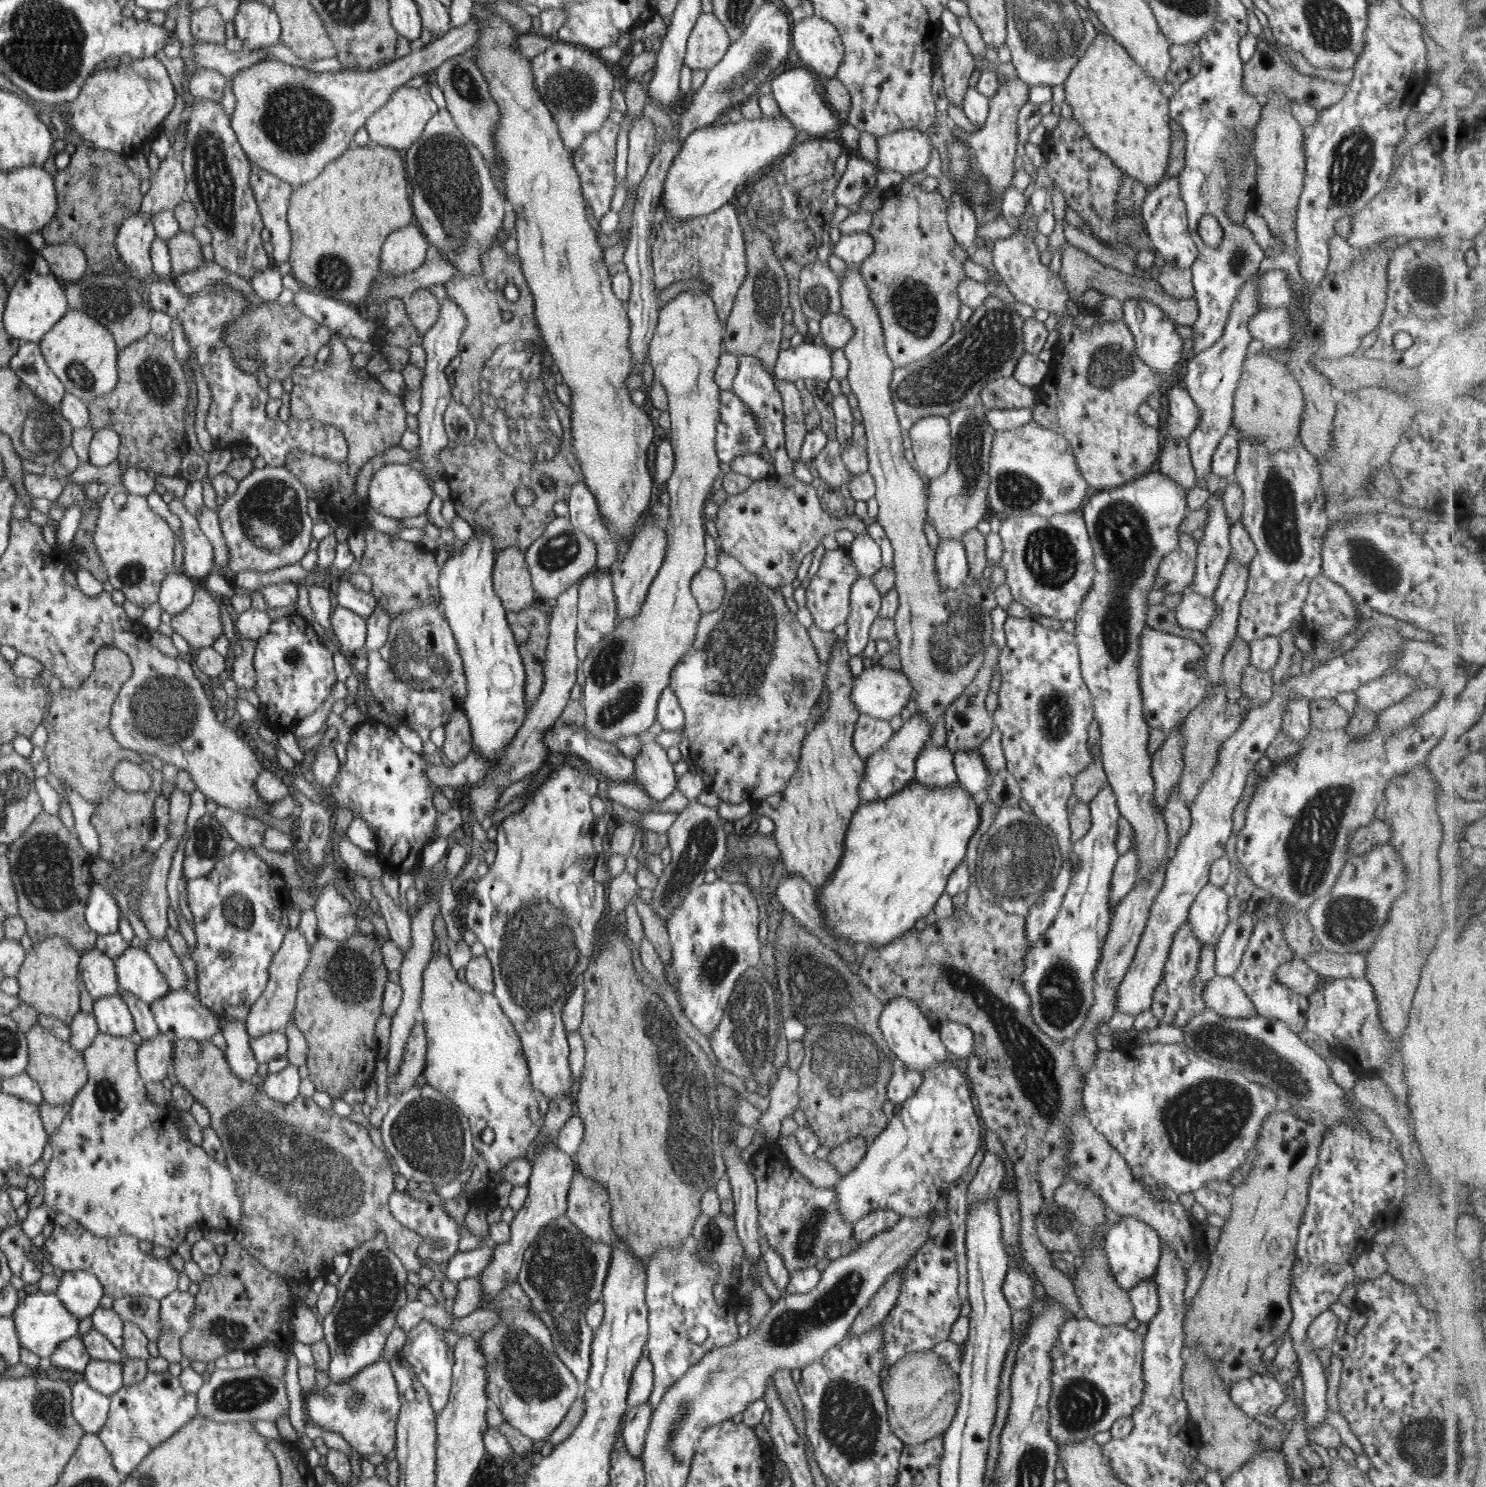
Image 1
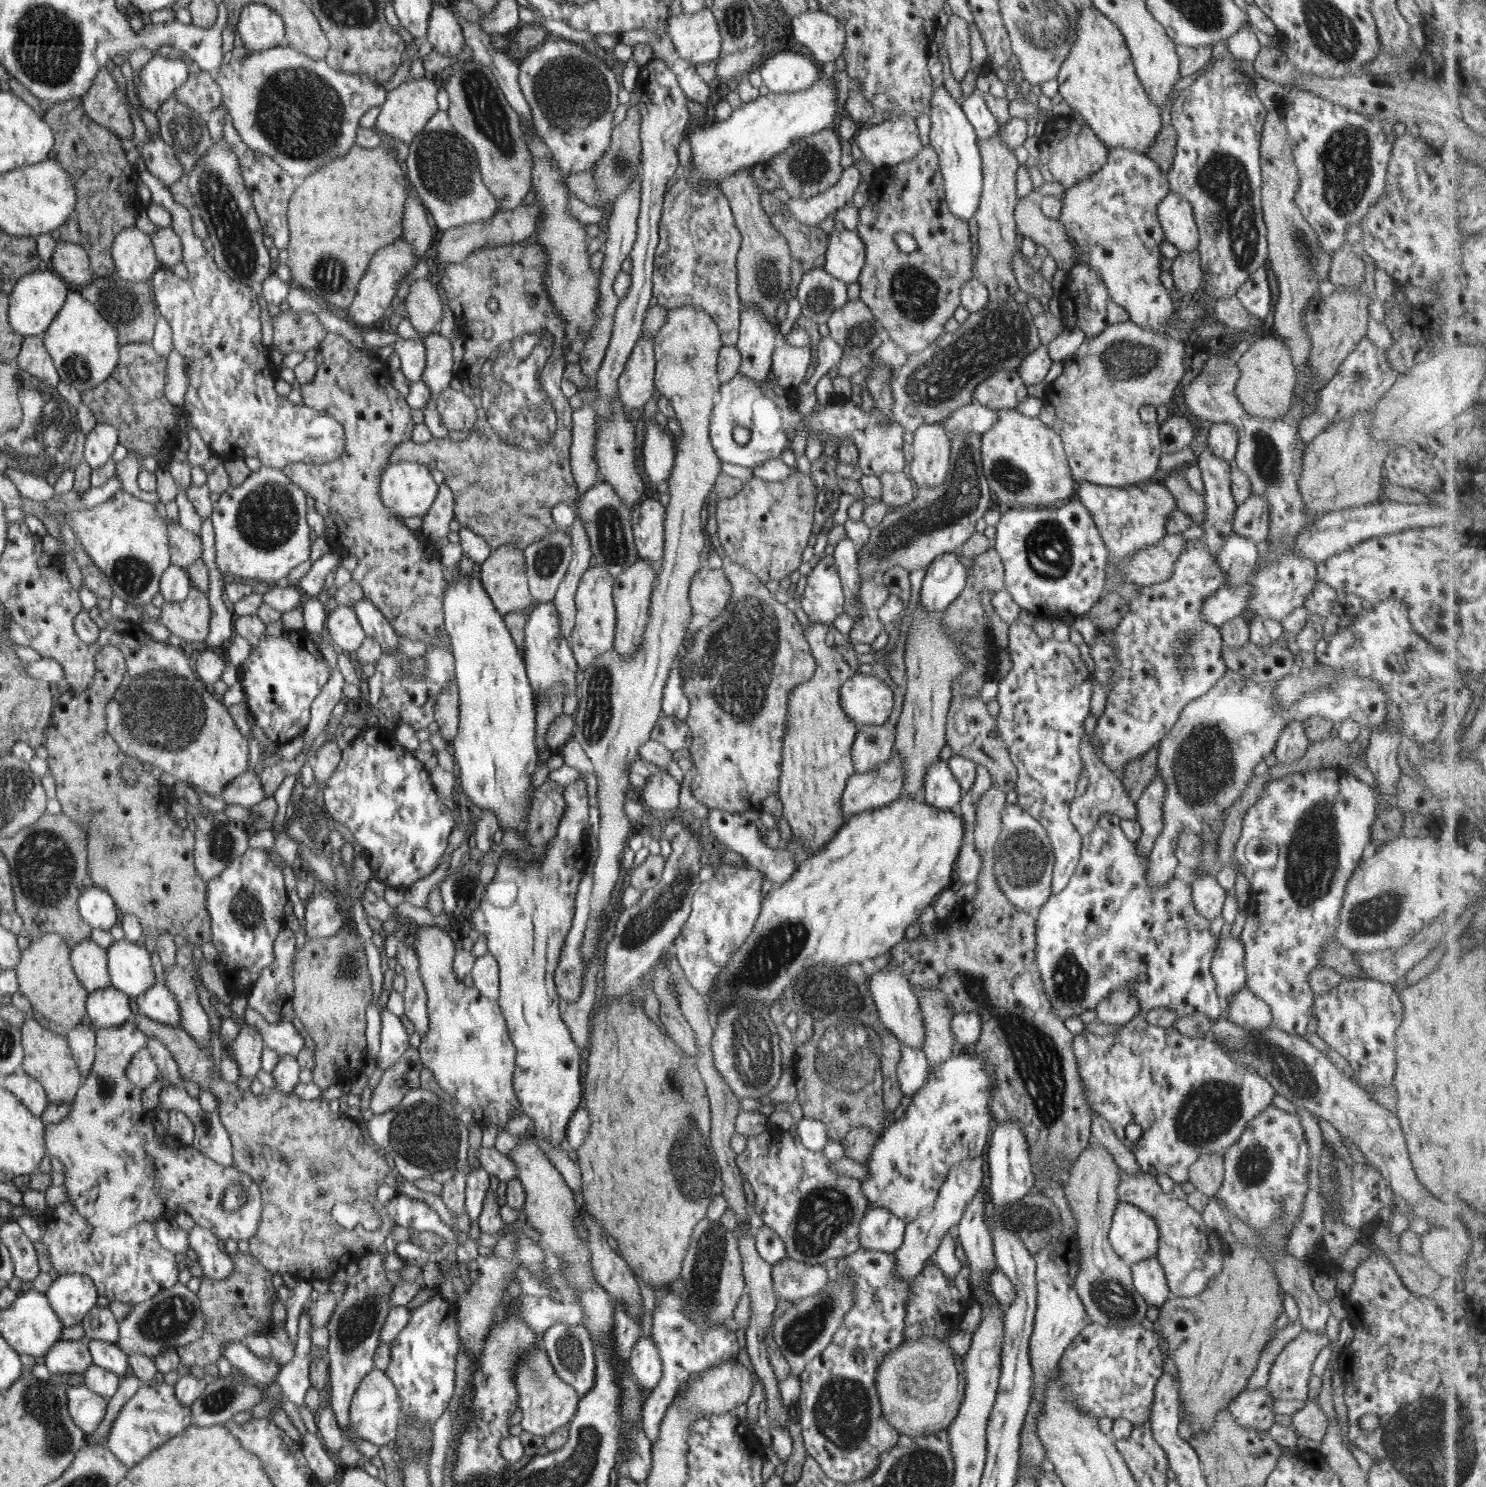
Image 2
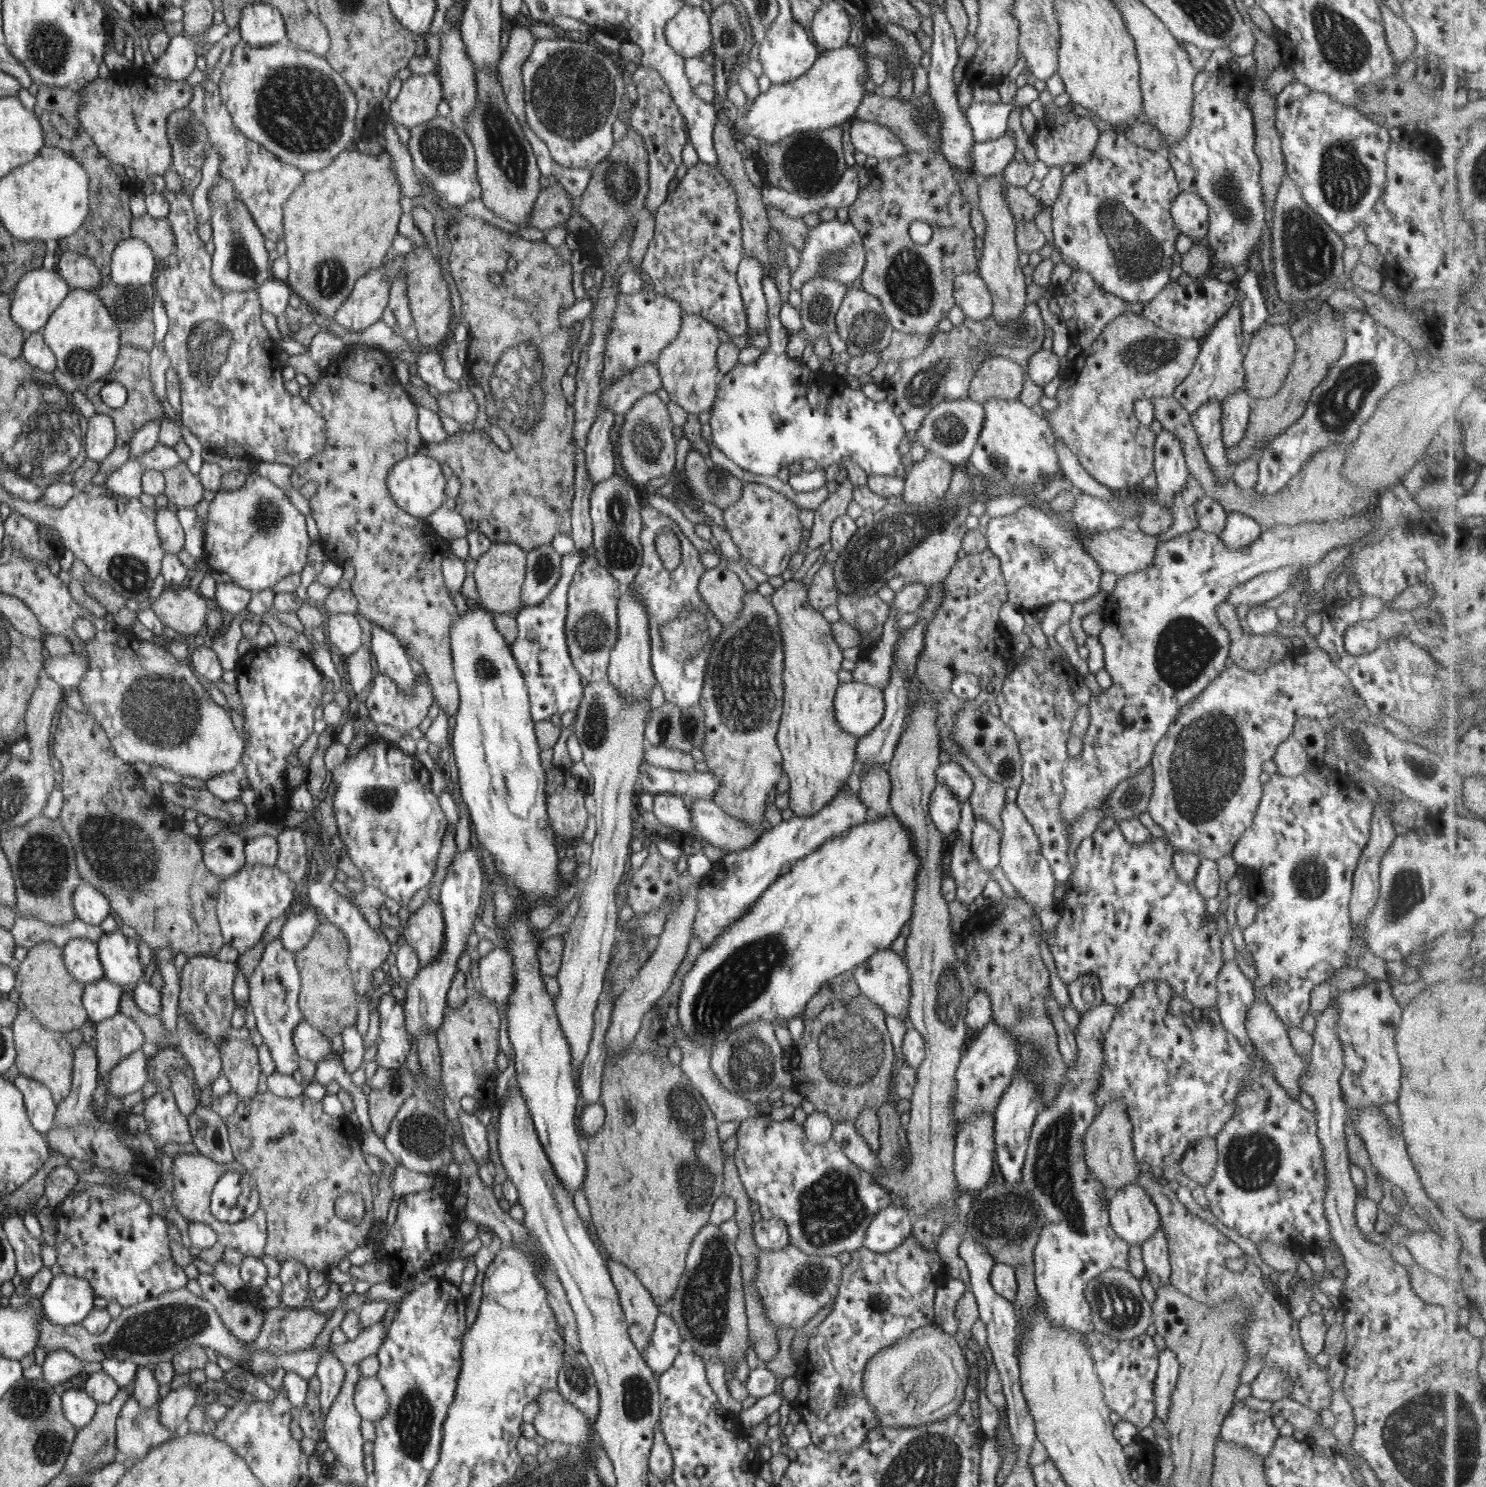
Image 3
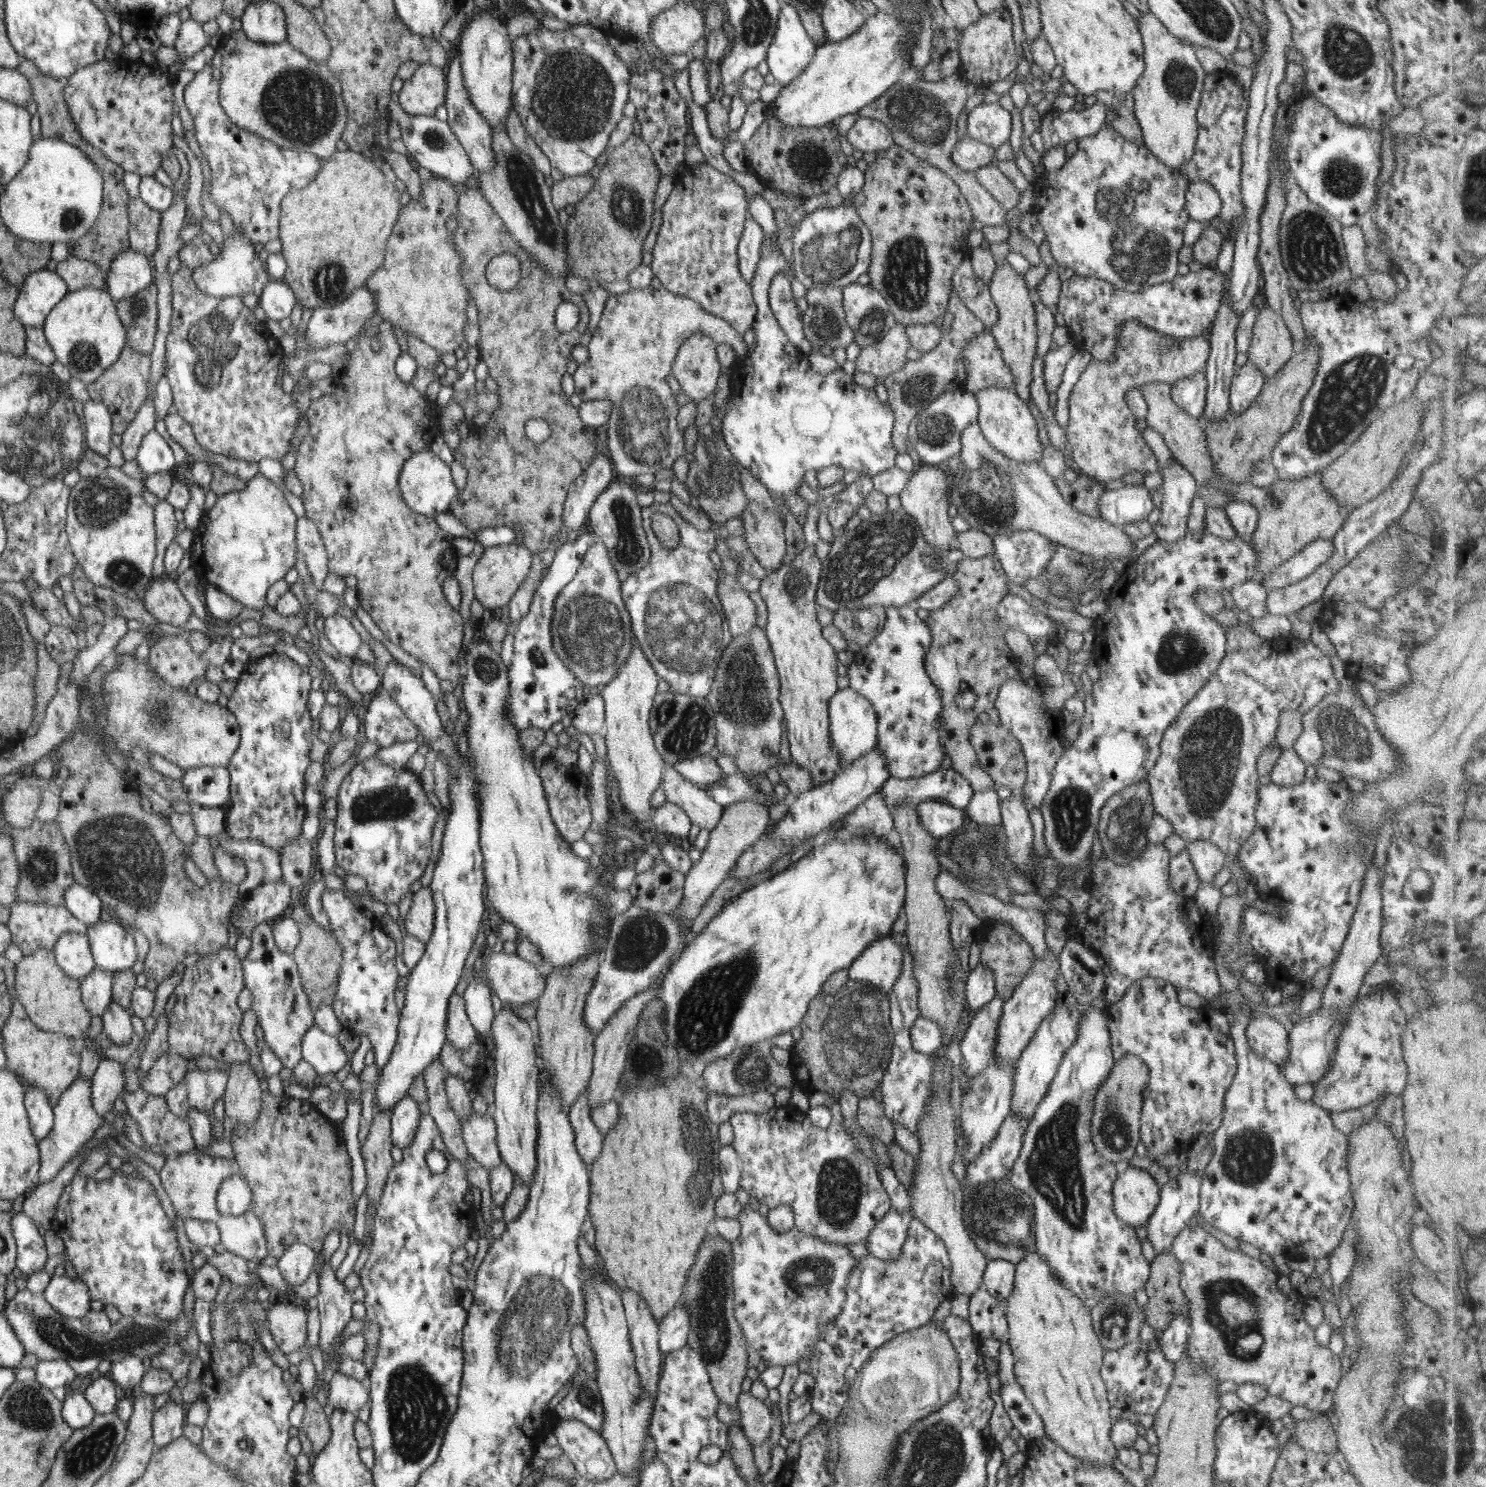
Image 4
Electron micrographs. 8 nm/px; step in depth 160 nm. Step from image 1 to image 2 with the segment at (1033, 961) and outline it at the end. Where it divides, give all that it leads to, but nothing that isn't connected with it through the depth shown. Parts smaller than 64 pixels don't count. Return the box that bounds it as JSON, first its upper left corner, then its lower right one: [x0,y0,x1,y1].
[1036,812,1223,1021]

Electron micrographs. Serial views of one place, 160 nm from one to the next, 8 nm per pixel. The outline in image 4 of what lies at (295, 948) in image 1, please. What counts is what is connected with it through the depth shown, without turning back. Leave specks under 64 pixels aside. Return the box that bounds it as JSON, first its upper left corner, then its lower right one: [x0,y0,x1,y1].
[223,1063,263,1125]

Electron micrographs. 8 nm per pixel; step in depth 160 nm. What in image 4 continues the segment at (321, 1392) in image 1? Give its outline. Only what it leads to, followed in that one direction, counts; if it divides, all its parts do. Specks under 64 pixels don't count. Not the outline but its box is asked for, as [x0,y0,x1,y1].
[328,1371,371,1412]

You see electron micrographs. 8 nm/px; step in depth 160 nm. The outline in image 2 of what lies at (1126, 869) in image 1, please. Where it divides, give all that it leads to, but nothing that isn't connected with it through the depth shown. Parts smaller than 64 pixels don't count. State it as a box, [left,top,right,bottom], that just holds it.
[1135,772,1165,858]

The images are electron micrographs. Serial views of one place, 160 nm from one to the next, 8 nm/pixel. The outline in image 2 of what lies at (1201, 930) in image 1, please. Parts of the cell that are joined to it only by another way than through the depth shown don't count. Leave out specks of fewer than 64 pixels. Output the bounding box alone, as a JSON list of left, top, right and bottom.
[1191,870,1227,922]

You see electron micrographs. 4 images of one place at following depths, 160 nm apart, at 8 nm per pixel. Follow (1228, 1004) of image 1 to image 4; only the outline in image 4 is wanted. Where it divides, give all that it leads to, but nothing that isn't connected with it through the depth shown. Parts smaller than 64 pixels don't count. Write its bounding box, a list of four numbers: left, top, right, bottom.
[1245,1015,1289,1066]

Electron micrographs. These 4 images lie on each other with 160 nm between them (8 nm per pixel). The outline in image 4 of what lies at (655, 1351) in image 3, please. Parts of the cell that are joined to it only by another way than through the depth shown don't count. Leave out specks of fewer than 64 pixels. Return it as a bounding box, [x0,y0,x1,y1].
[659,1300,690,1356]

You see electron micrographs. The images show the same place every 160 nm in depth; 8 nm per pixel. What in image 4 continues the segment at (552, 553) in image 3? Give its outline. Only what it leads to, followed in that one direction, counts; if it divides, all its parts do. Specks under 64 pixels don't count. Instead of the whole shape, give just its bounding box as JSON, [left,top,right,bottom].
[507,555,544,622]

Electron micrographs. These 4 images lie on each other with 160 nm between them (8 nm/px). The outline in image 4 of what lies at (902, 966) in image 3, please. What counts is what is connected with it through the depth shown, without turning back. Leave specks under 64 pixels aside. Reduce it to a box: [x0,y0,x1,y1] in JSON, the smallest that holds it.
[848,936,903,994]

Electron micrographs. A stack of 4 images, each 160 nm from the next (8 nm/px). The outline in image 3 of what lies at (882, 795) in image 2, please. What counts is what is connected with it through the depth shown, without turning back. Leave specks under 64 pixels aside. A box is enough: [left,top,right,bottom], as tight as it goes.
[693,791,867,948]

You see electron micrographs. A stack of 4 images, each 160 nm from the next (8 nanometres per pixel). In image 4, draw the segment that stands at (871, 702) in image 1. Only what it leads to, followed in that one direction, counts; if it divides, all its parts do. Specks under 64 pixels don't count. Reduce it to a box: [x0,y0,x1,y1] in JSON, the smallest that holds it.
[829,687,877,769]

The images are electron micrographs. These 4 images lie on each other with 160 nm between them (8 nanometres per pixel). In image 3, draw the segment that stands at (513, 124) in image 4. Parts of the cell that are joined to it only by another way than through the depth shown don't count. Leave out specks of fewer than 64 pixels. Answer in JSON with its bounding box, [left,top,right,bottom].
[497,28,536,124]

